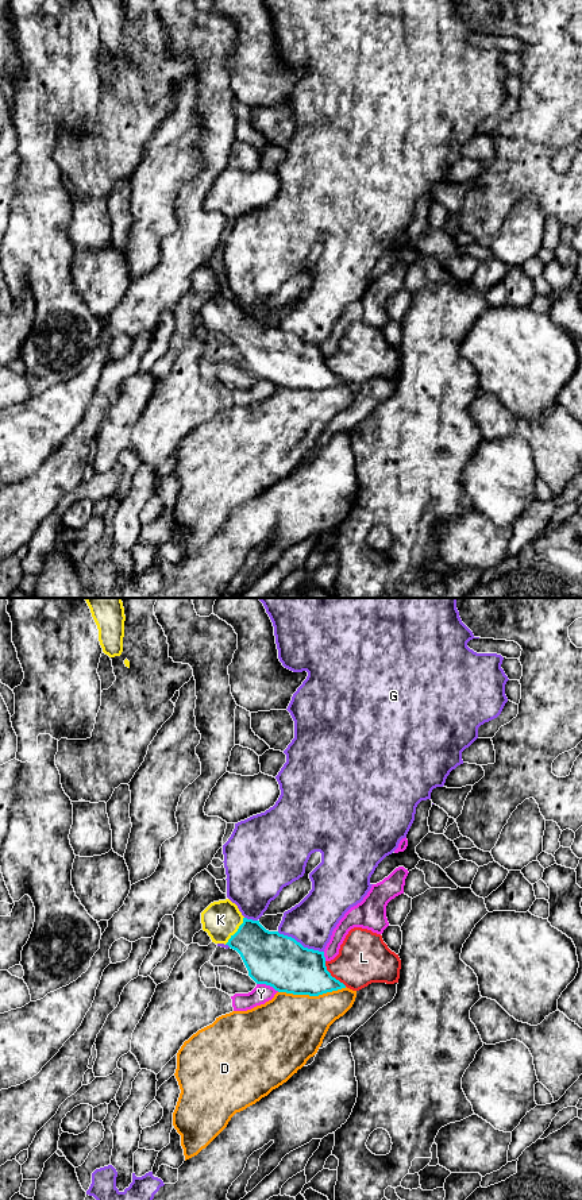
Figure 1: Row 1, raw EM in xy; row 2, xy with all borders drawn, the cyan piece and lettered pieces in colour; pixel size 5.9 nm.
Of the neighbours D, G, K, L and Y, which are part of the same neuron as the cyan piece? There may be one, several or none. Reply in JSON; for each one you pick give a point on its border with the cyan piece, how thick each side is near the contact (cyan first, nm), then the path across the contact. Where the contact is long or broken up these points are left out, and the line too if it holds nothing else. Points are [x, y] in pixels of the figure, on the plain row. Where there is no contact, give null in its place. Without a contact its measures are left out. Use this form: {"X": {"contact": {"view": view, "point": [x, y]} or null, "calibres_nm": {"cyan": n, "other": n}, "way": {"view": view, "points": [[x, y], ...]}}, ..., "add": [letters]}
{"K": {"contact": {"view": "xy", "point": [238, 325]}, "calibres_nm": {"cyan": 300, "other": 220}, "way": {"view": "xy", "points": [[270, 352], [238, 325], [220, 315]]}}, "add": ["K"]}

